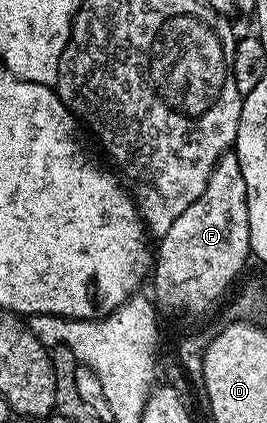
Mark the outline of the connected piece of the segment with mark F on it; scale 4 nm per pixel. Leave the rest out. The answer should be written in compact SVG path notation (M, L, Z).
M236 152L225 153L217 160L203 195L199 195L199 199L171 223L167 235L159 238L158 245L161 246L155 249L152 296L162 310L205 313L228 291L229 284L240 275L245 260L251 257L247 183L243 183L243 171Z

